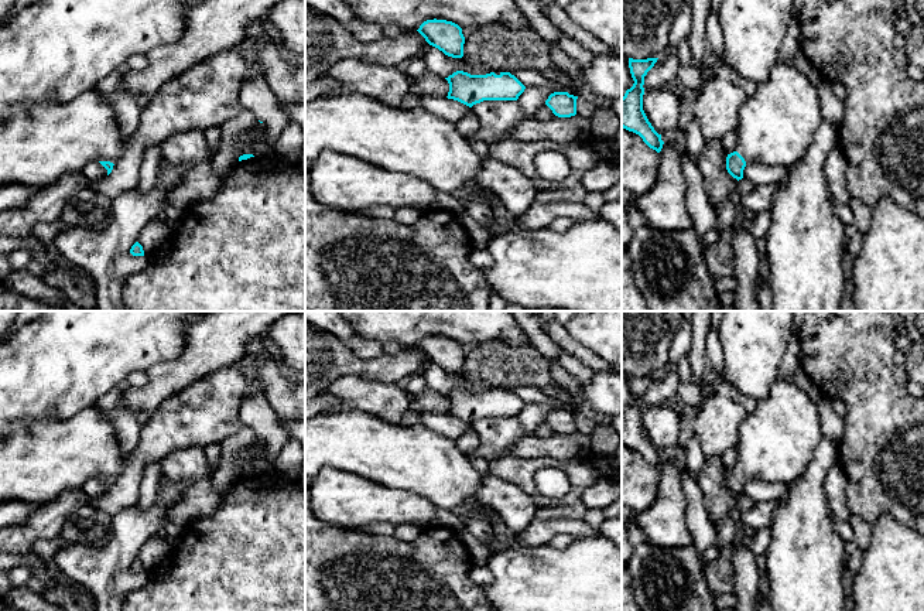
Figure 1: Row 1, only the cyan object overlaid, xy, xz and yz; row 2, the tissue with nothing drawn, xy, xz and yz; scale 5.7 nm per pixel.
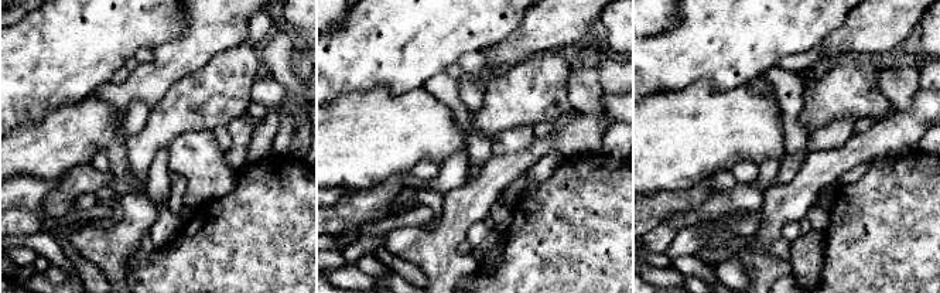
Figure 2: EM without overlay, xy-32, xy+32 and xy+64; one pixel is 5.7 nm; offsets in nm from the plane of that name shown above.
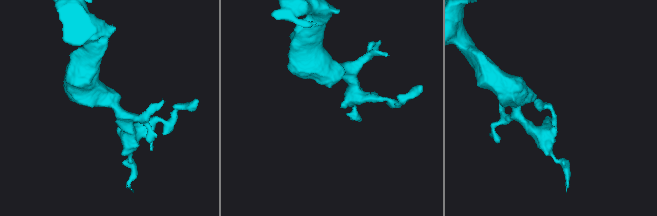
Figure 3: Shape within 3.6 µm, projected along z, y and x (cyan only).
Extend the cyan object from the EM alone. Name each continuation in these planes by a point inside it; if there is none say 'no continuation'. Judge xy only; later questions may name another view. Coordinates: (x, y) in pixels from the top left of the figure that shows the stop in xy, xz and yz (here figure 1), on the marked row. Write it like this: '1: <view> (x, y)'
1: xy (40, 142)

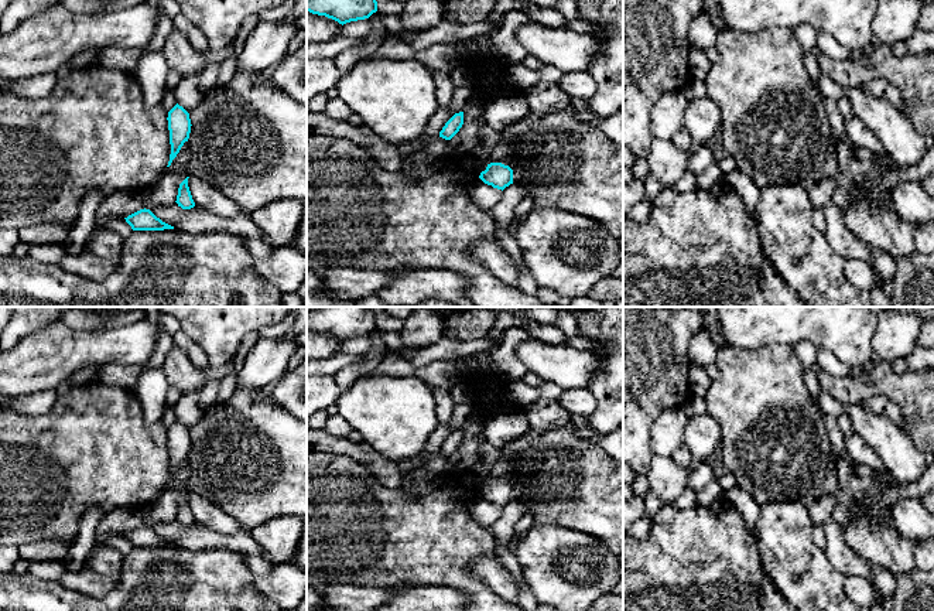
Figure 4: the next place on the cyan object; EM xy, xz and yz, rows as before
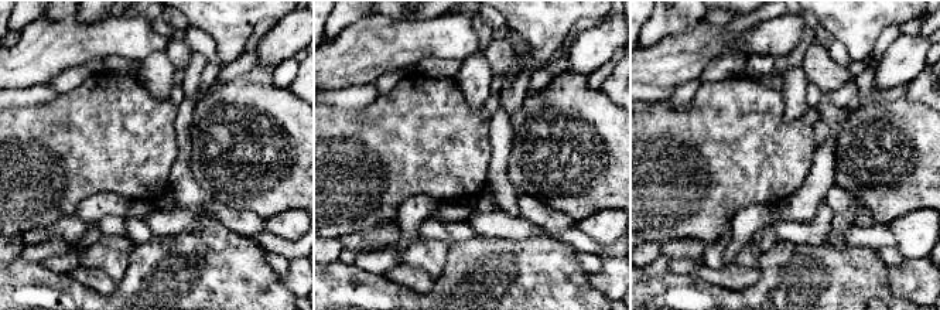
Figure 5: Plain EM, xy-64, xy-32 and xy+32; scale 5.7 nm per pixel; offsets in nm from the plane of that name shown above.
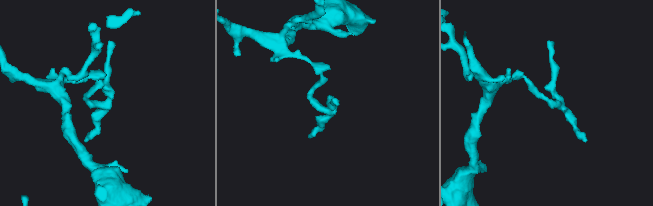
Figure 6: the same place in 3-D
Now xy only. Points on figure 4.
no continuation

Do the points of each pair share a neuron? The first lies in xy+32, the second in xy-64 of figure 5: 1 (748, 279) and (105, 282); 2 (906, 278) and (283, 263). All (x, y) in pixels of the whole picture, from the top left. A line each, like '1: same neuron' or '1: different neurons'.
1: same neuron
2: different neurons

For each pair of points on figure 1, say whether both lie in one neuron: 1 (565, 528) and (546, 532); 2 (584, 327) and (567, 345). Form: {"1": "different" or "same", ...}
{"1": "same", "2": "different"}

